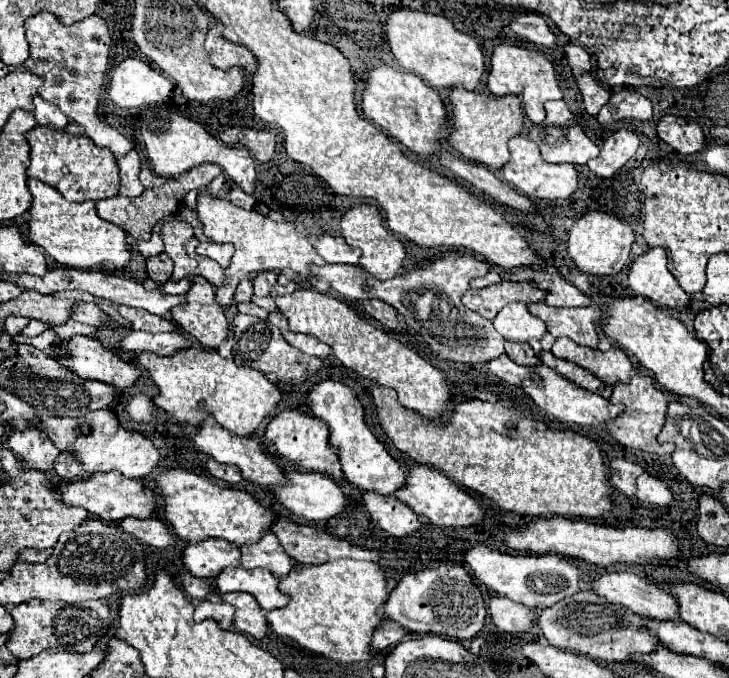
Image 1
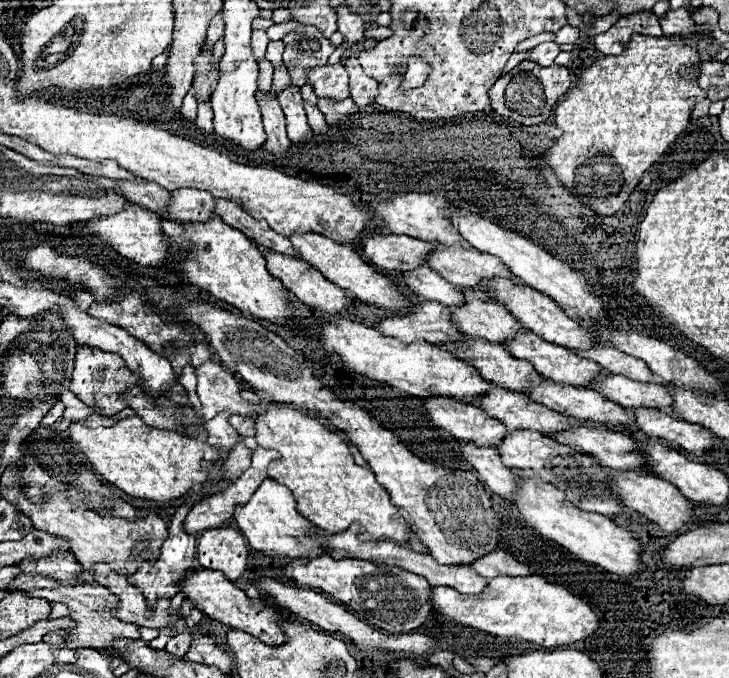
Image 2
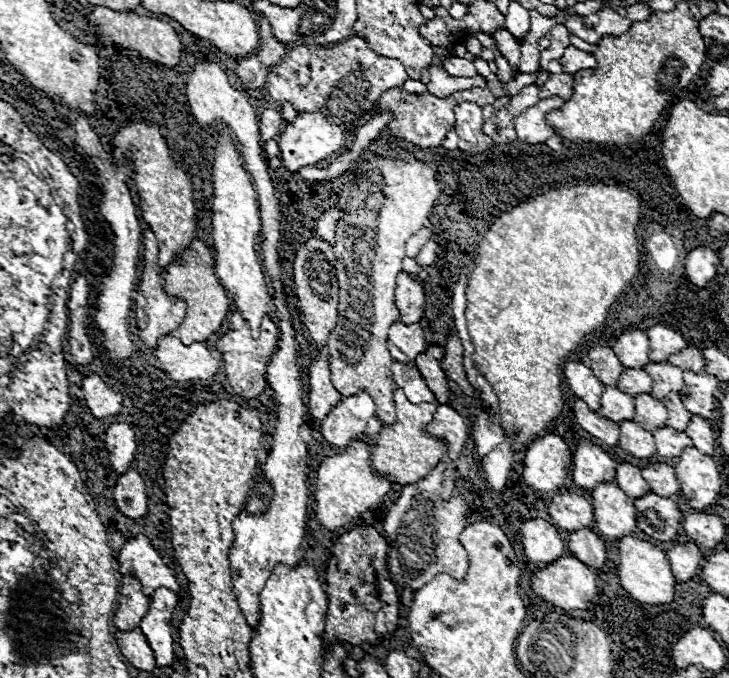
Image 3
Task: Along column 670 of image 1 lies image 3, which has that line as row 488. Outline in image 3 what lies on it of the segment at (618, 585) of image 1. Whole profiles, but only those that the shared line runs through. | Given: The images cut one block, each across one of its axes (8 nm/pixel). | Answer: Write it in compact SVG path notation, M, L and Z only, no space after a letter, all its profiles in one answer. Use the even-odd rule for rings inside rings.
M614 482L598 484L592 492L592 506L594 506L594 520L596 528L602 536L610 540L618 540L636 532L636 508L634 500L626 496L622 488Z

